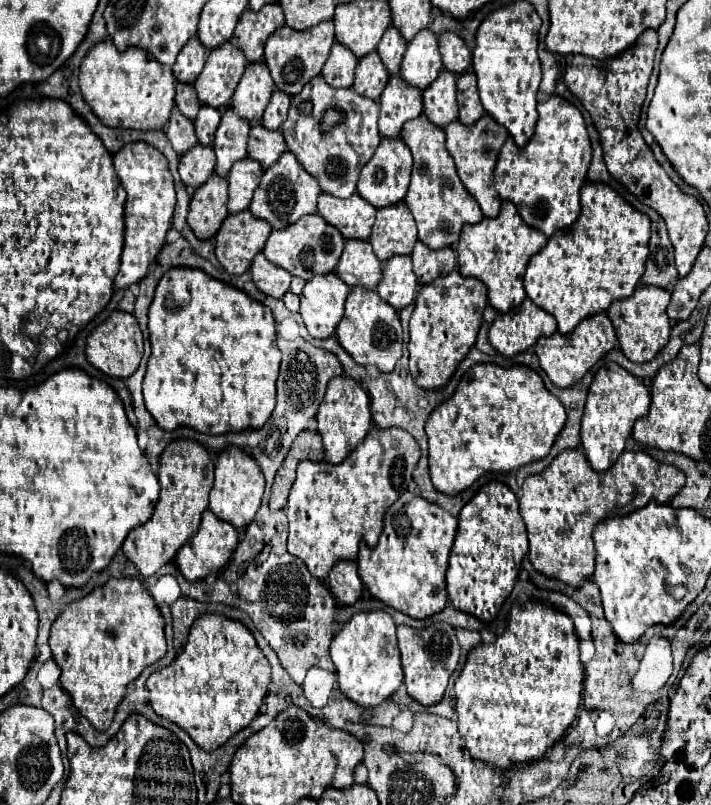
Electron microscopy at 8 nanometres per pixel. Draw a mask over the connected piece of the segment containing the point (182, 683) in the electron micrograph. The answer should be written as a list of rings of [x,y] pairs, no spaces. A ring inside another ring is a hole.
[[[200,615],[190,629],[188,643],[184,651],[164,669],[152,673],[146,681],[150,691],[148,705],[164,719],[182,727],[192,741],[204,751],[212,751],[224,745],[234,733],[248,727],[258,715],[260,705],[268,693],[270,685],[270,663],[258,649],[252,633],[240,623],[222,615]]]

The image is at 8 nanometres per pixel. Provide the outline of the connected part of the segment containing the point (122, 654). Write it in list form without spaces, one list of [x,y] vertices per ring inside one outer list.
[[[108,579],[104,585],[96,587],[90,595],[72,601],[54,621],[50,631],[50,647],[56,665],[60,667],[60,685],[72,697],[74,707],[98,729],[110,727],[118,703],[124,699],[126,687],[152,663],[166,655],[164,619],[152,599],[152,595],[142,587],[138,579]]]

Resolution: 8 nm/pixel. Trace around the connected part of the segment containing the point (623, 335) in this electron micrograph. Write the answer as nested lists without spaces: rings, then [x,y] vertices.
[[[638,287],[628,299],[614,301],[608,309],[608,317],[614,323],[616,337],[622,353],[634,363],[648,363],[670,339],[670,319],[666,307],[670,303],[670,293],[660,287]]]

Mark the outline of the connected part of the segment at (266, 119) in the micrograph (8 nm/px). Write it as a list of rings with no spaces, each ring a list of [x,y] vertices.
[[[274,91],[270,103],[264,111],[262,125],[272,129],[272,131],[278,131],[286,119],[286,115],[288,115],[288,109],[290,109],[290,97],[284,95],[284,91]]]

